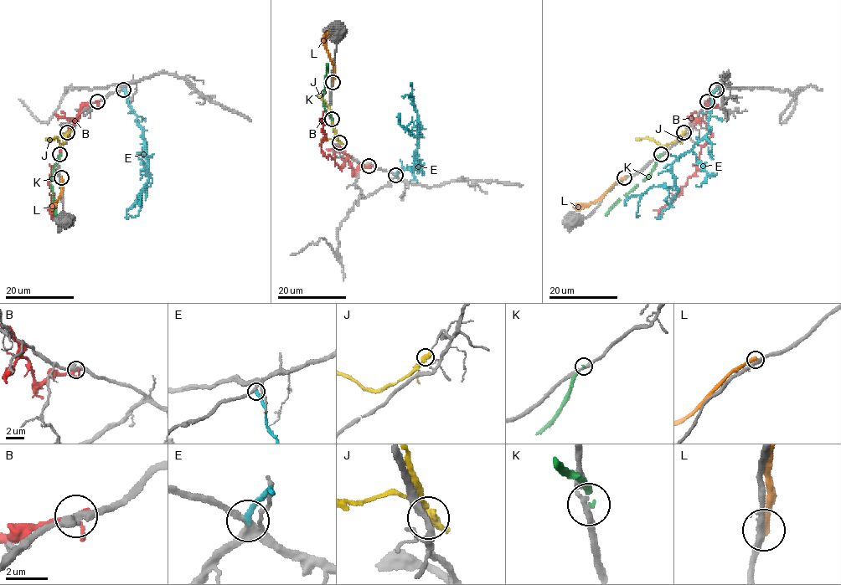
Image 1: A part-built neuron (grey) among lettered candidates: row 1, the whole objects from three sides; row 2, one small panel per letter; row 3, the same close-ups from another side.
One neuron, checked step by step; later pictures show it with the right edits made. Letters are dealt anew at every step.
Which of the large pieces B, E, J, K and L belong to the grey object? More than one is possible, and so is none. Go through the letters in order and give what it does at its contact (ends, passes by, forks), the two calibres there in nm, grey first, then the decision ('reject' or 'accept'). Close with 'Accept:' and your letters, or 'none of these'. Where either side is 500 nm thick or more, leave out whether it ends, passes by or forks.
B: it passes by; 420 nm thick on the grey side, 190 nm on the other; reject
E: it ends there; 240 nm thick on the grey side, 260 nm on the other; reject
J: it passes by; 150 nm thick on the grey side, 360 nm on the other; reject
K: it ends there; 240 nm thick on the grey side, 110 nm on the other; reject
L: it ends there; 320 nm thick on the grey side, 340 nm on the other; reject
Accept: none of these

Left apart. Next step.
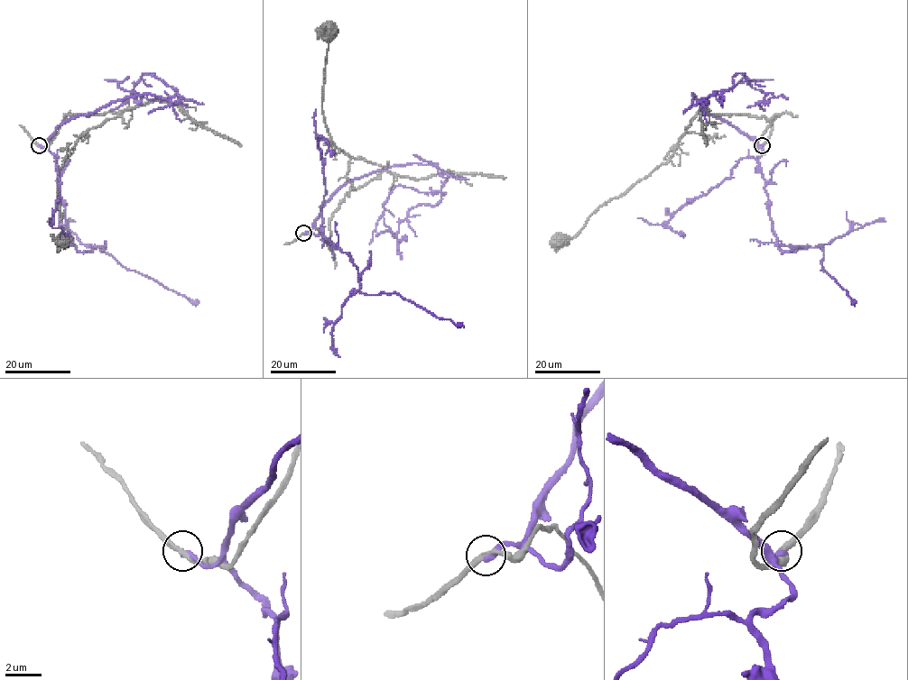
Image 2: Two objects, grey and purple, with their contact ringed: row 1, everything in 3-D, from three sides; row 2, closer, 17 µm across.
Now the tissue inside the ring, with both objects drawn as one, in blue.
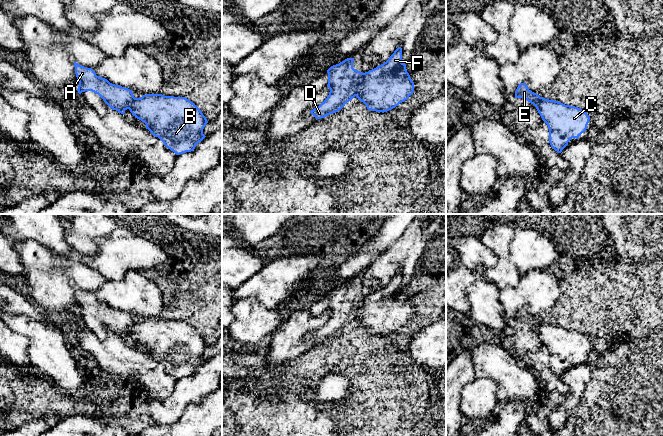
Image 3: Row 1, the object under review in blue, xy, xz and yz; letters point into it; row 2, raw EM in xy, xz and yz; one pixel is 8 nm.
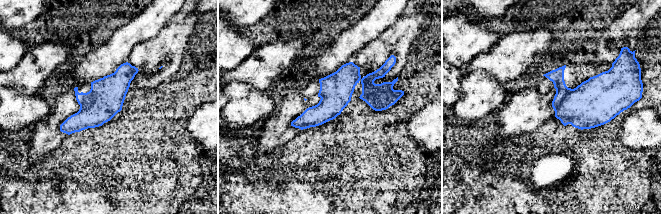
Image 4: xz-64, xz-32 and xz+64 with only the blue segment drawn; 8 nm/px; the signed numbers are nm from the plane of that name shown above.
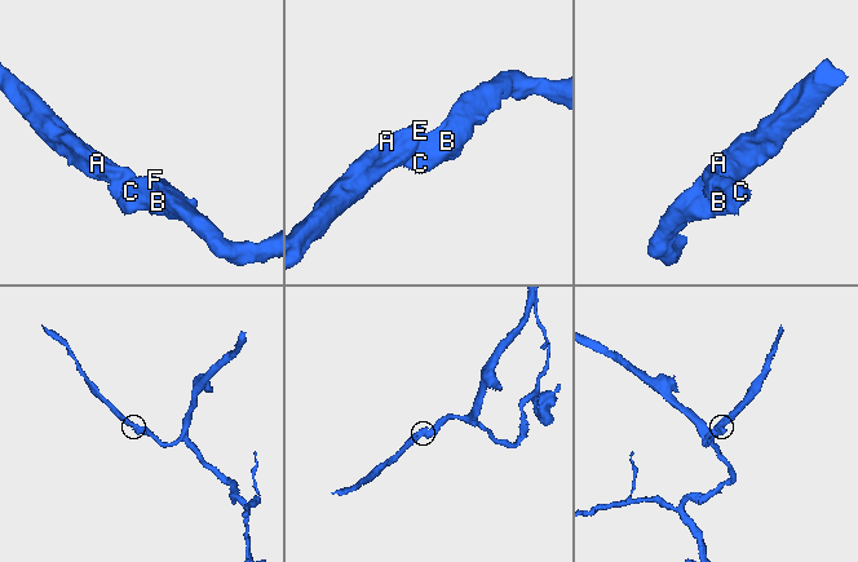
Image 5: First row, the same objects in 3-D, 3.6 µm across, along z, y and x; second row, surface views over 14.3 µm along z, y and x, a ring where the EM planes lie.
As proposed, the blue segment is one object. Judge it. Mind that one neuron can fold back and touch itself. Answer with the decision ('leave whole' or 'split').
split

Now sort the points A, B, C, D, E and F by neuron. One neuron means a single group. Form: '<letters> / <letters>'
A D E / B C F

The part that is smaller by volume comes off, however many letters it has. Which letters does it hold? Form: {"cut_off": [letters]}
{"cut_off": ["A", "D", "E"]}

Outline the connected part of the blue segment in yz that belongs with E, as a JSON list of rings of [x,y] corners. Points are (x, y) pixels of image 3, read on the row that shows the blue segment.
[[[520,83],[515,91],[515,98],[523,98],[533,104],[539,99],[544,99],[540,97],[537,93],[532,92],[526,83]]]

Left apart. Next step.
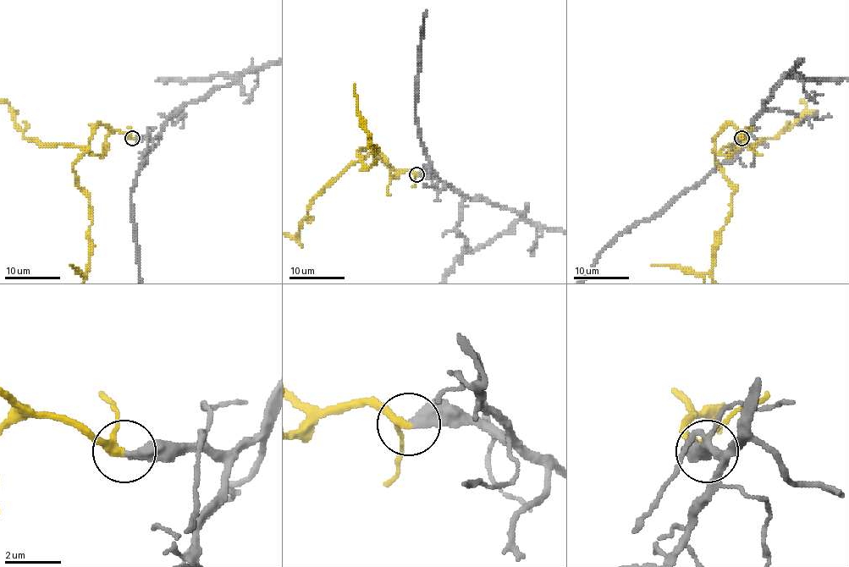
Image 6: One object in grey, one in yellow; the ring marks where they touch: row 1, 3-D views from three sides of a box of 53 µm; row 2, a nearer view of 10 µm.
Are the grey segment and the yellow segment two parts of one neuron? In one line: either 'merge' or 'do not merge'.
merge

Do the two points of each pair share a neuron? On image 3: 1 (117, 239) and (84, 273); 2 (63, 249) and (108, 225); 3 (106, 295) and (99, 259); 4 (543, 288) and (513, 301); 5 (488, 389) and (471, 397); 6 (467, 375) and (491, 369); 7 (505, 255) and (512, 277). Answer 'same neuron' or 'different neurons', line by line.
1: different neurons
2: different neurons
3: different neurons
4: same neuron
5: same neuron
6: different neurons
7: same neuron

